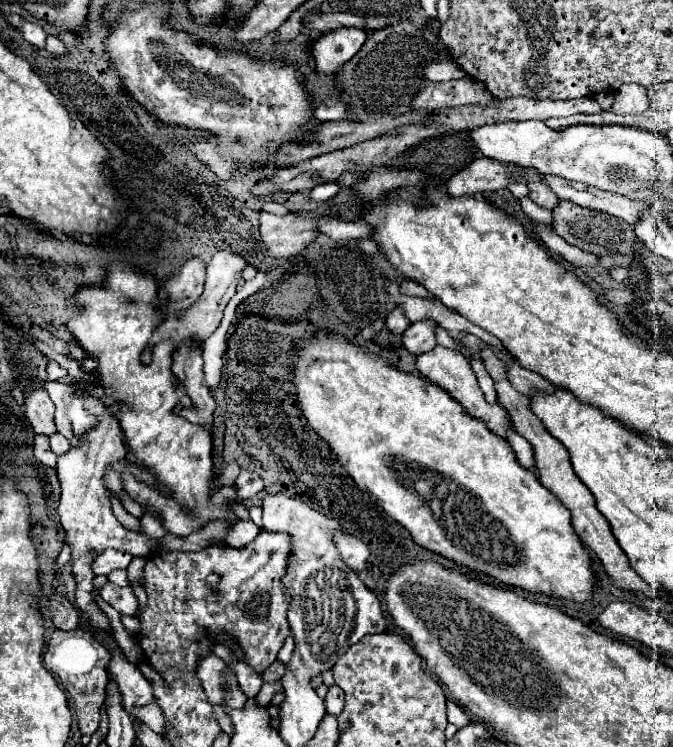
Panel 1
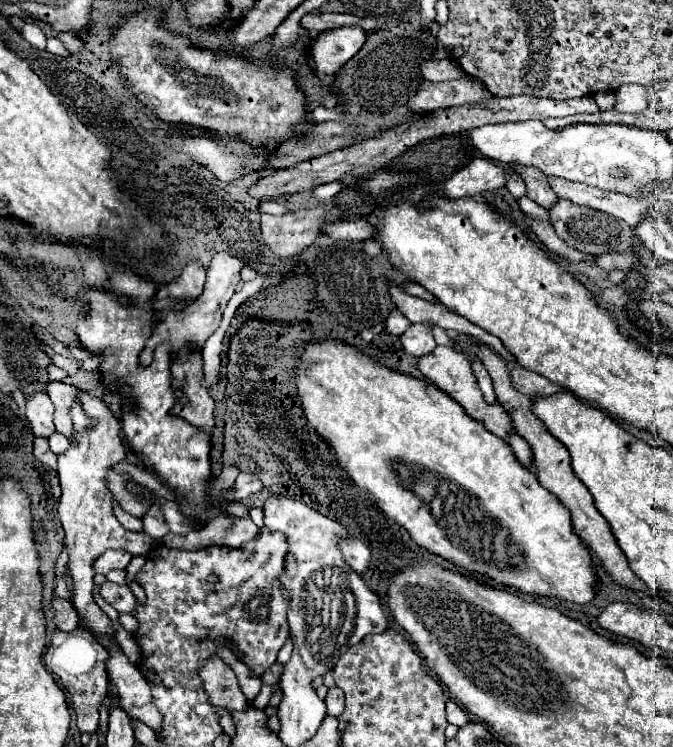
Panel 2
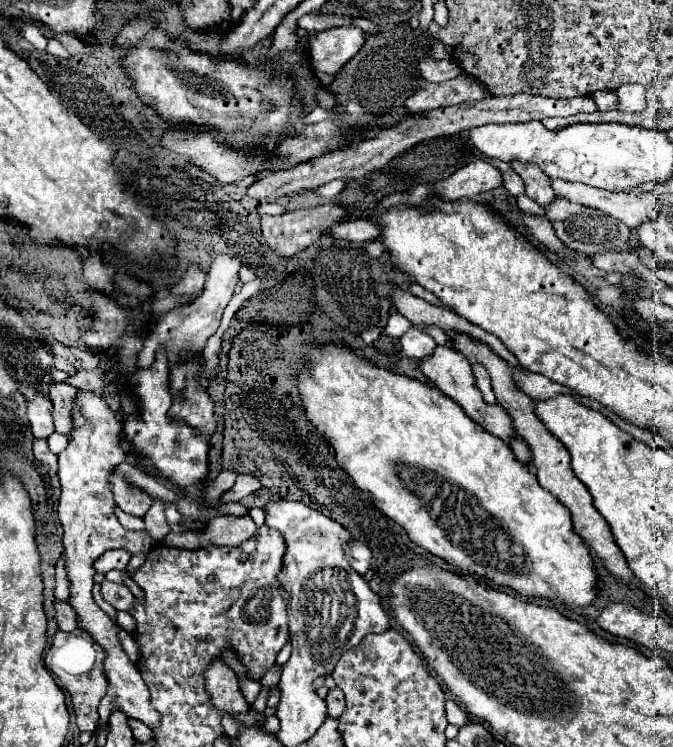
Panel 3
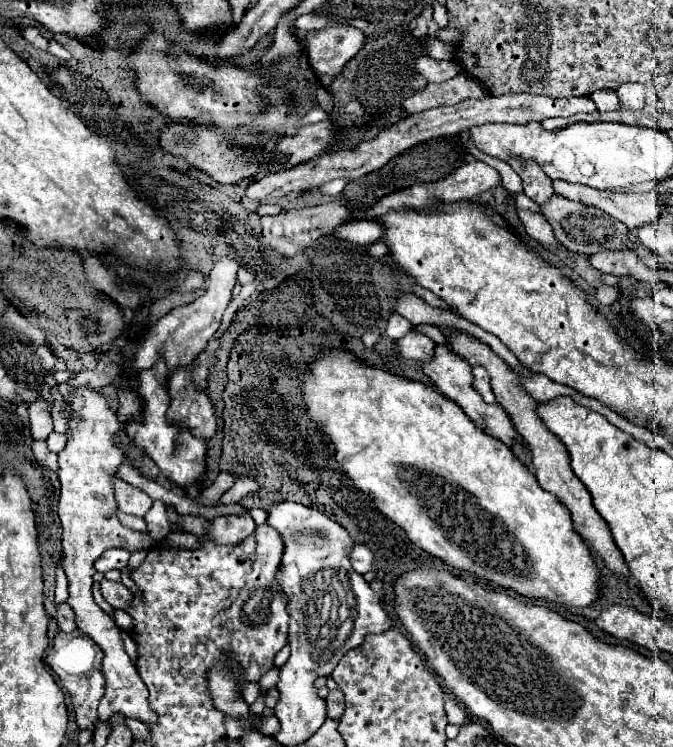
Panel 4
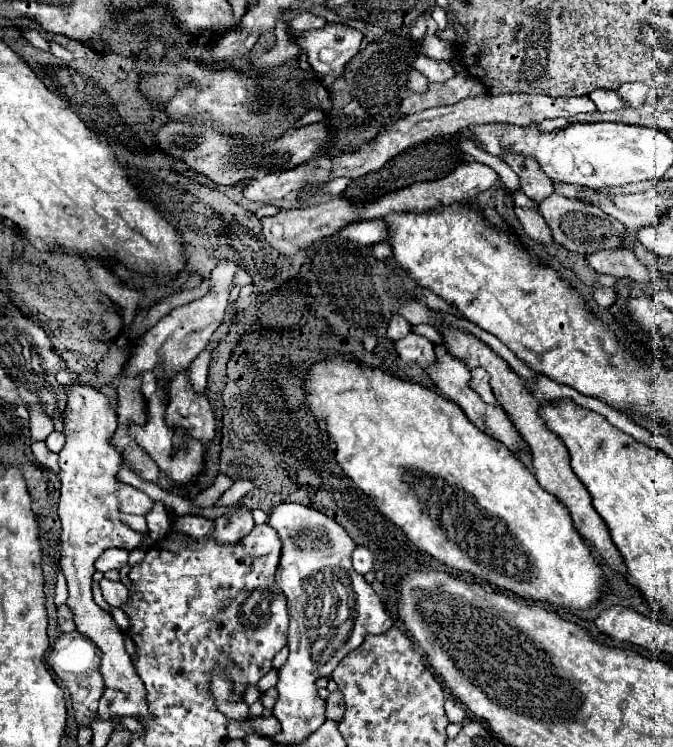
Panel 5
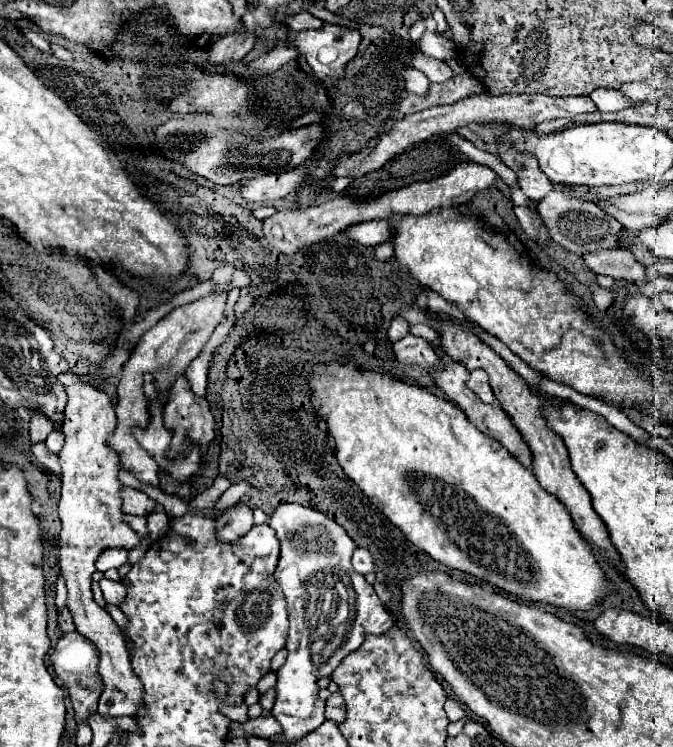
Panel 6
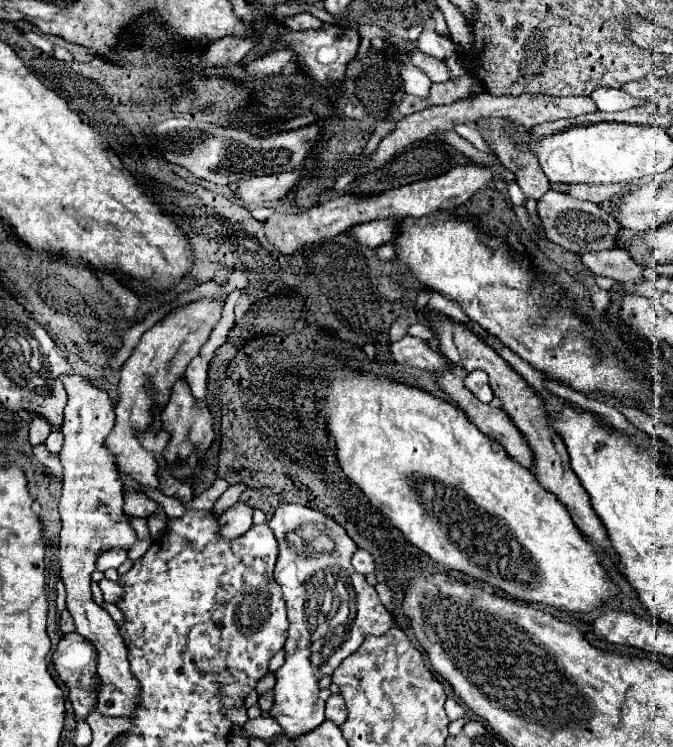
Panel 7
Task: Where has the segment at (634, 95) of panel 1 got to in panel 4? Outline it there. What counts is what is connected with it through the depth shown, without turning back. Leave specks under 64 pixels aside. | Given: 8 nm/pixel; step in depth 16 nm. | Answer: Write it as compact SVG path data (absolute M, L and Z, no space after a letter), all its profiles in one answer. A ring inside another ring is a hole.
M622 84L622 88L618 88L618 96L626 110L640 108L640 84Z

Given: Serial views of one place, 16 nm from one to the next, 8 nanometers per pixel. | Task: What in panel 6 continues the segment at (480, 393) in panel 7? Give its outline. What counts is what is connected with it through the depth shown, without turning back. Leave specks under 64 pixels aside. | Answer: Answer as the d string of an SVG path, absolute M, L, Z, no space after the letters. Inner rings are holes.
M472 370L468 378L468 388L482 400L482 402L492 402L494 394L488 384L488 374L484 370Z

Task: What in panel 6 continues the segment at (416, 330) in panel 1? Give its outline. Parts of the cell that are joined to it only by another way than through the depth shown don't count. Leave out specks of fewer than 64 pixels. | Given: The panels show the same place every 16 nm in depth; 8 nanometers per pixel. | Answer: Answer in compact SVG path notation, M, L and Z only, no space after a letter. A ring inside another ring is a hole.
M412 334L394 342L392 352L398 362L408 366L420 366L422 370L432 370L442 364L442 360L436 356L432 346L424 338L418 338Z

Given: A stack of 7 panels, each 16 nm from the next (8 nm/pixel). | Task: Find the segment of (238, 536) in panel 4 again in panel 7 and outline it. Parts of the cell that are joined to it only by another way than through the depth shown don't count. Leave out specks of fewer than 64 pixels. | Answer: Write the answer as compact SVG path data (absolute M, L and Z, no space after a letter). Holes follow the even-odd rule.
M236 502L232 508L228 508L220 518L220 534L226 538L238 538L252 526L252 508L244 502Z

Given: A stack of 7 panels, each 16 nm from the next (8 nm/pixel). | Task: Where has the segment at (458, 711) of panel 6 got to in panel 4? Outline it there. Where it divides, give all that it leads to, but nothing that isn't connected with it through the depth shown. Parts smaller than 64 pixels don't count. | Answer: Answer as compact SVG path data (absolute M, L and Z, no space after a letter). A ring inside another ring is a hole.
M446 700L446 714L450 724L464 724L466 722L466 712L456 700Z

